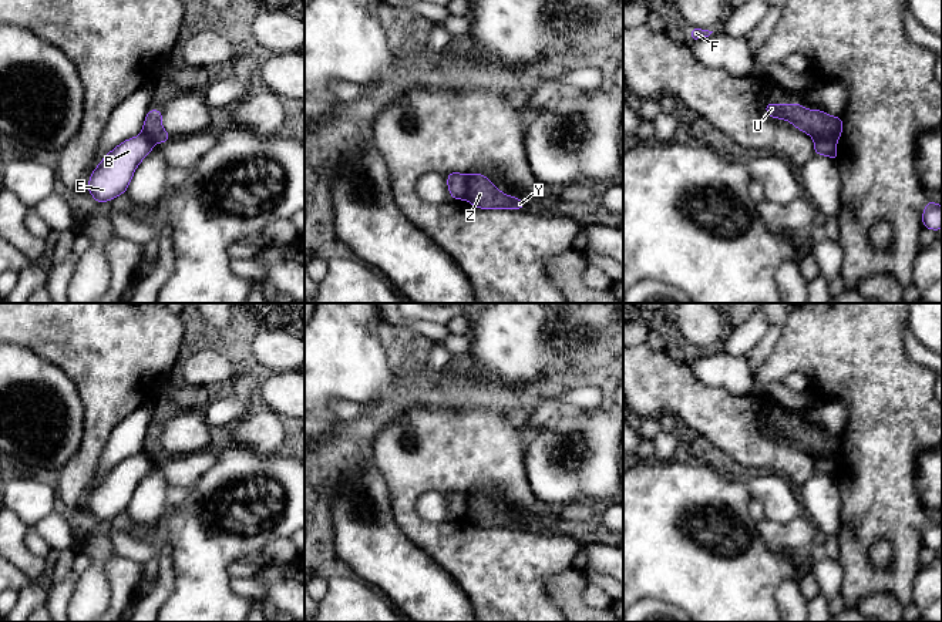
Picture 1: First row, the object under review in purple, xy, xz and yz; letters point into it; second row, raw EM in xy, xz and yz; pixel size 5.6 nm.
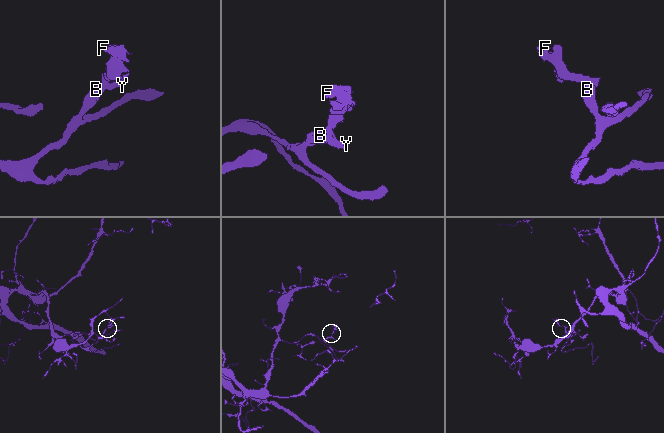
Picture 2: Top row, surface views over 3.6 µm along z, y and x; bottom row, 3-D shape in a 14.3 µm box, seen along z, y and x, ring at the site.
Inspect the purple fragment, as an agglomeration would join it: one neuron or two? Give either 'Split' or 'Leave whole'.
Split

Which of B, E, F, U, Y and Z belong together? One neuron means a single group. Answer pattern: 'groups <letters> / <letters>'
groups B E / F U Y Z

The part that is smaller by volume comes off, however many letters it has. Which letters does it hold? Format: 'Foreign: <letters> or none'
Foreign: F, U, Y, Z

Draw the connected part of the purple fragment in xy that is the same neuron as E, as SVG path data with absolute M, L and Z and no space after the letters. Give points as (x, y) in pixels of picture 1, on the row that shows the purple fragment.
M145 134L128 138L108 152L88 179L88 192L95 202L108 202L125 194L141 161L152 152Z

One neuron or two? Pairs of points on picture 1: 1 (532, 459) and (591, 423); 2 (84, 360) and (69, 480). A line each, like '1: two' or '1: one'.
1: one
2: one

